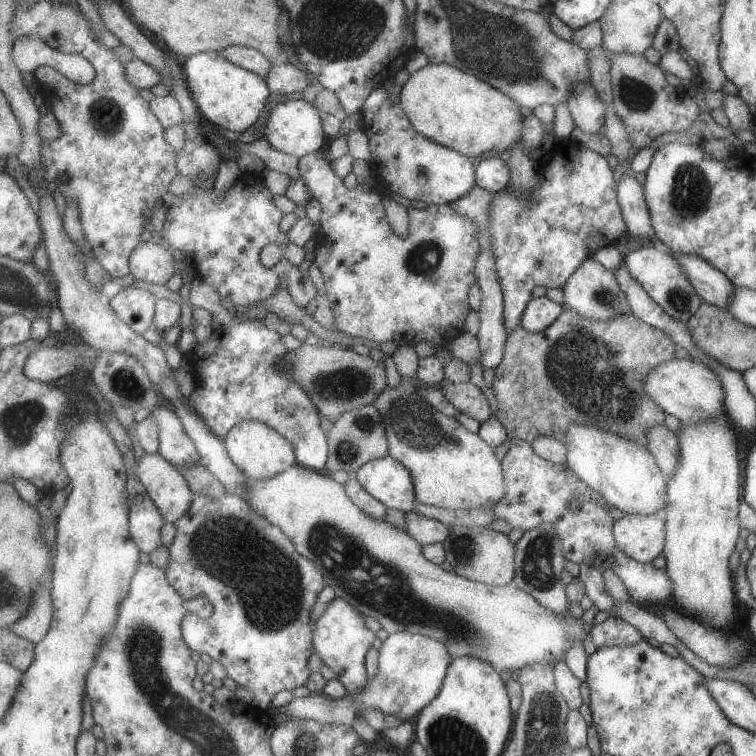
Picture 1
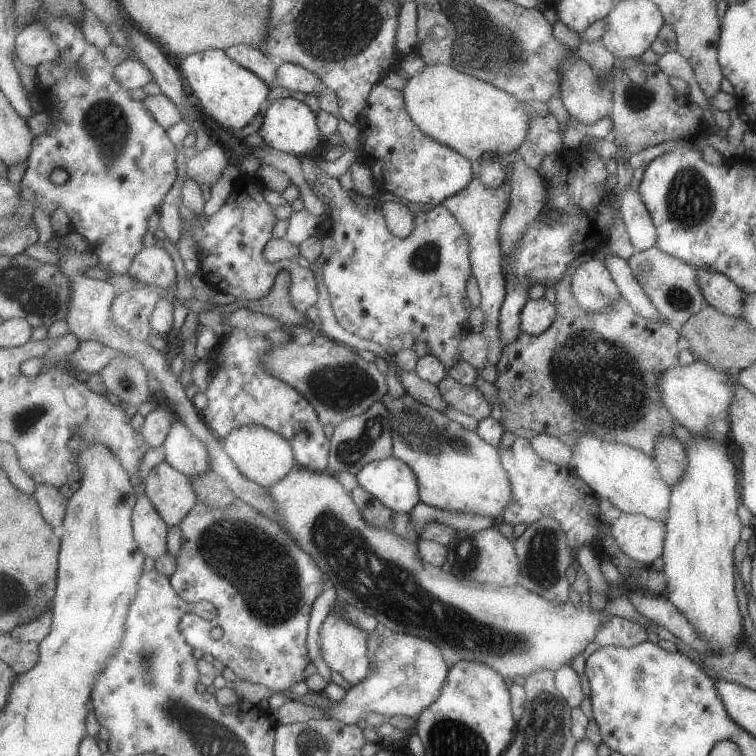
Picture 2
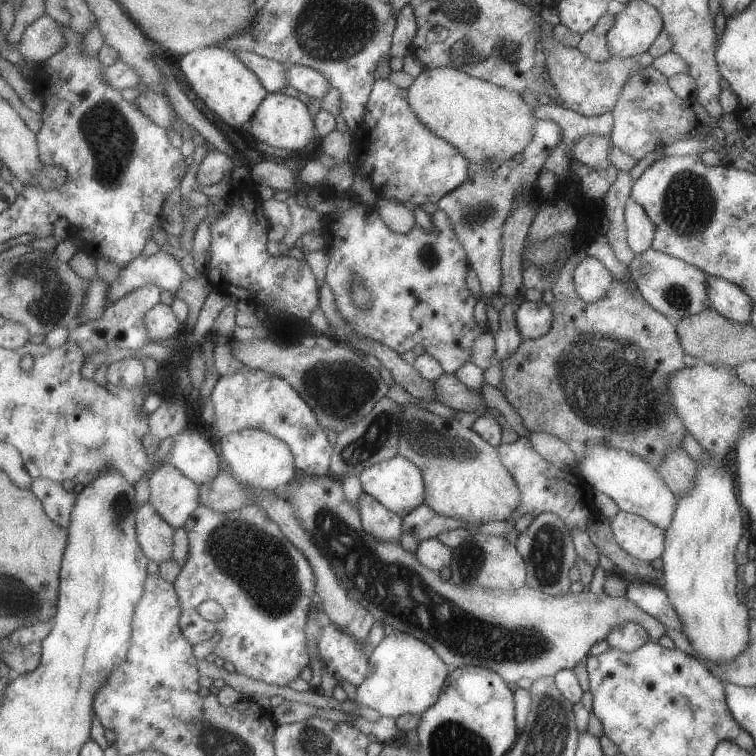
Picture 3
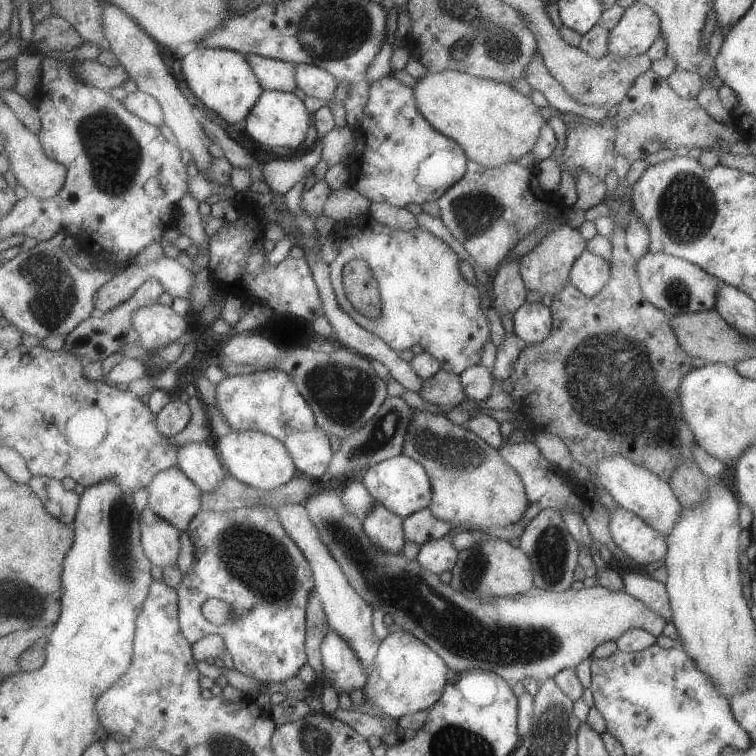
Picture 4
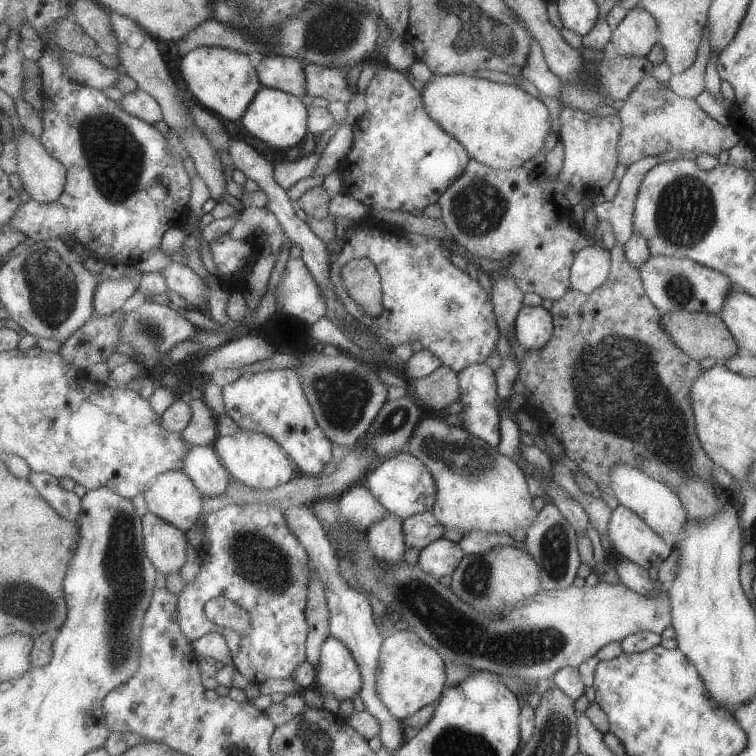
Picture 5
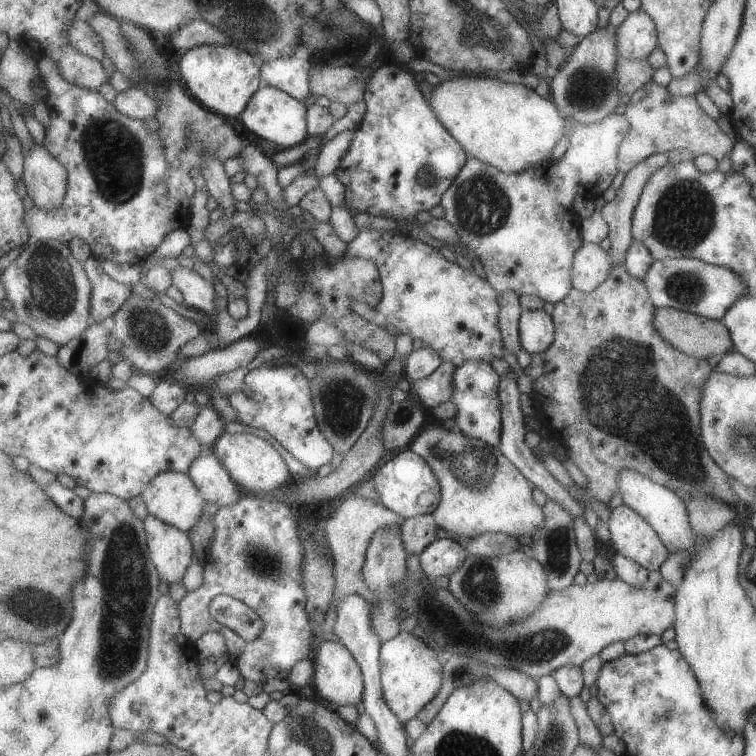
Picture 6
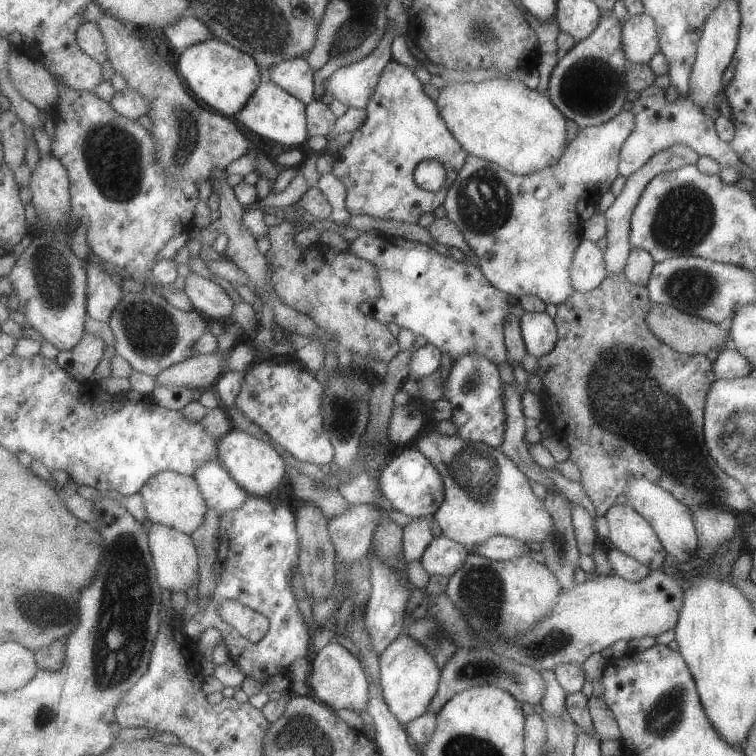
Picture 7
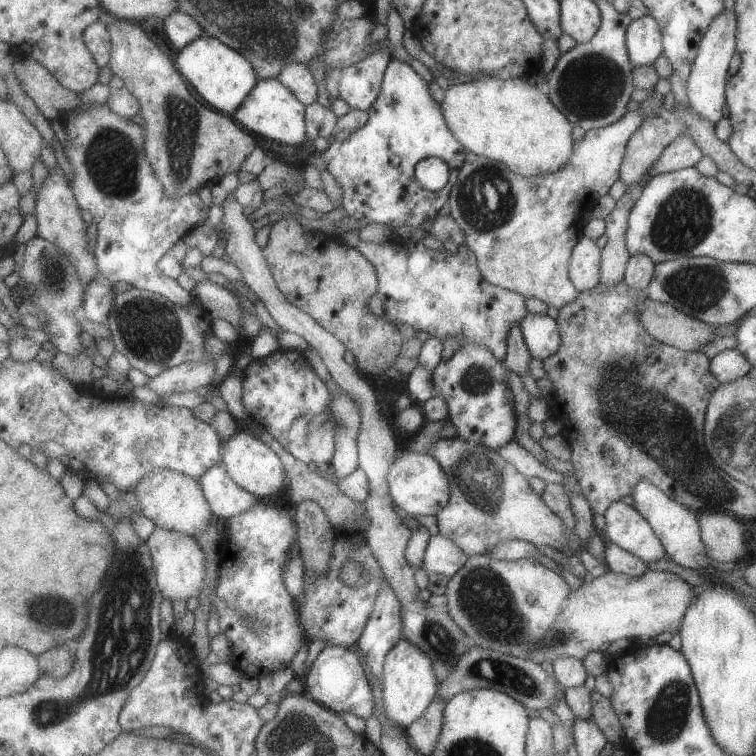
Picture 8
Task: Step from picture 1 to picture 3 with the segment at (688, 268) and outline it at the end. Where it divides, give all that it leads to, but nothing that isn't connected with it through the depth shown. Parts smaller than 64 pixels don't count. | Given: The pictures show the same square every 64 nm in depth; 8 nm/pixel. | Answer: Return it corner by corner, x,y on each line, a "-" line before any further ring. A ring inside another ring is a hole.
708,275
705,276
705,284
707,284
705,294
709,298
710,307
721,314
721,317
739,324
749,323
751,299
741,288
723,278

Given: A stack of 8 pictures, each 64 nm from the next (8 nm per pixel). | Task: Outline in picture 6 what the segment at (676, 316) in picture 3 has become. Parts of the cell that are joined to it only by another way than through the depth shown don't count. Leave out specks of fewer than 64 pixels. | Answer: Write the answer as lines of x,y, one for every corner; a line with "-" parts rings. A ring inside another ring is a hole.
692,257
654,260
645,272
642,282
655,309
671,308
719,321
735,298
752,295
747,292
745,282
741,282
731,270
706,264

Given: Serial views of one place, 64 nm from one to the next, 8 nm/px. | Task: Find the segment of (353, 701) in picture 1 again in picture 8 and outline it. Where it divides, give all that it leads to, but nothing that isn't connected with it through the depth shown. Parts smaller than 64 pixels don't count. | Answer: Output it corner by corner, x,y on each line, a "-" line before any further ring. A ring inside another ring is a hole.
403,638
385,658
383,680
384,708
389,718
403,729
409,729
425,715
438,694
439,678
432,659
413,642

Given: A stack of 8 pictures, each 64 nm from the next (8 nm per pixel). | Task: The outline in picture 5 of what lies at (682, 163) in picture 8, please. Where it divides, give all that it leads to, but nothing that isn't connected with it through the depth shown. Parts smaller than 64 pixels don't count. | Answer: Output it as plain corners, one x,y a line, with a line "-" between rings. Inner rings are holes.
657,155
644,157
633,164
629,164
626,172
619,181
619,189
611,202
599,199
588,212
597,217
597,220
606,220
611,226
611,232
615,241
625,245
632,232
632,215
635,196
639,184
647,170
651,170
655,164
660,163

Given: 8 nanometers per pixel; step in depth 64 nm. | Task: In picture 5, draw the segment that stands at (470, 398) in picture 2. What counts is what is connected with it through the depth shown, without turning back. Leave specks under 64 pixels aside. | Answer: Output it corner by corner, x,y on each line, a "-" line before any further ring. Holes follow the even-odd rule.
442,365
430,376
412,380
411,384
417,400
428,412
439,413
459,400
456,372
449,366

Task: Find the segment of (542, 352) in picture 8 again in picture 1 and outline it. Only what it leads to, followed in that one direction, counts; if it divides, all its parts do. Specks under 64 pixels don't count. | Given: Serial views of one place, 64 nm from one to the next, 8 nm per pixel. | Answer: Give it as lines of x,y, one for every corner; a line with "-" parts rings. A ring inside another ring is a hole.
532,297
523,309
520,326
530,333
547,328
561,312
562,305
552,302
547,297

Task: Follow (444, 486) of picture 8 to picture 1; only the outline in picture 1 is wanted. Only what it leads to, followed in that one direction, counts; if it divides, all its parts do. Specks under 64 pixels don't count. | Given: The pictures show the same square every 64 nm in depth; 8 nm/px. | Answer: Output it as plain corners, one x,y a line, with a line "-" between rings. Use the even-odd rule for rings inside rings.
391,455
369,461
357,474
359,482
388,508
410,513
415,508
416,486
408,466

